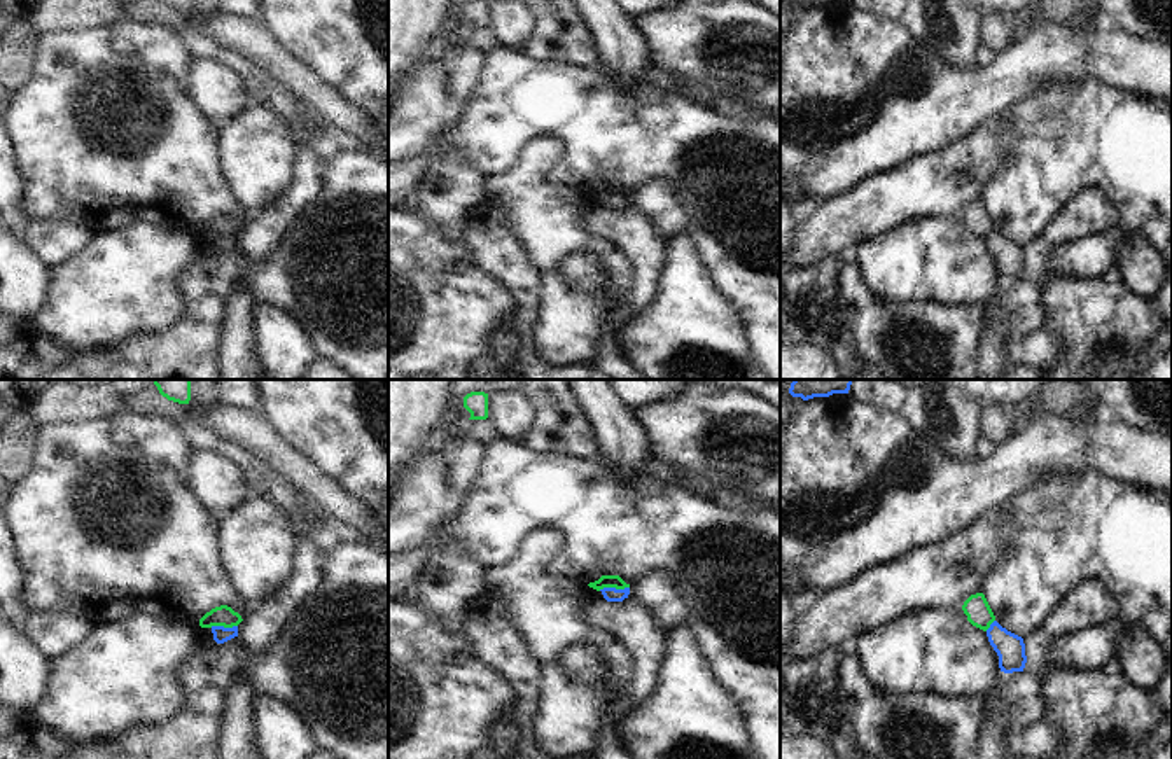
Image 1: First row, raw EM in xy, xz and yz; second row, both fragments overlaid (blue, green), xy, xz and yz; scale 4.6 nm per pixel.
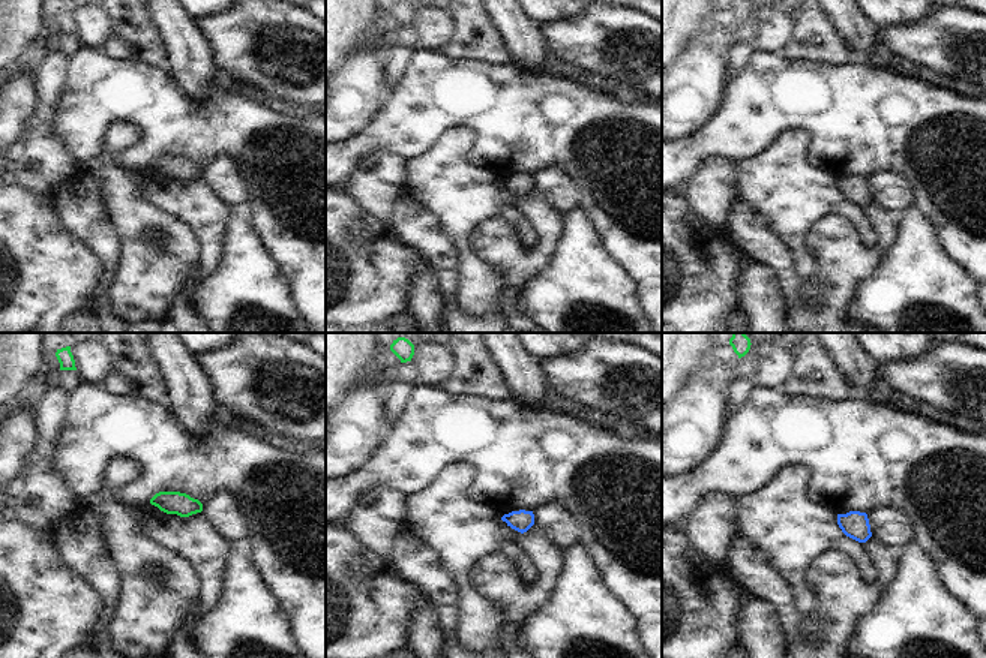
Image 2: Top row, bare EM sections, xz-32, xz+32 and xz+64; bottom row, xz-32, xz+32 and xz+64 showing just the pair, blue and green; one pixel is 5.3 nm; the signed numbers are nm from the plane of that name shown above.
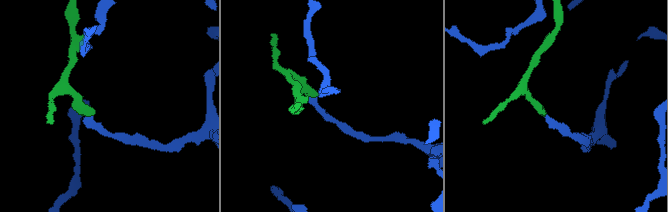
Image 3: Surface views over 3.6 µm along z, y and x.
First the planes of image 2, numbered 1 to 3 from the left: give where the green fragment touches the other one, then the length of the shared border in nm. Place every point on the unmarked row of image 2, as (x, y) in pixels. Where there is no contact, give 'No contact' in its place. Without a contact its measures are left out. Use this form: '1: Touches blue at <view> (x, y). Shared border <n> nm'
1: No contact
2: No contact
3: No contact.

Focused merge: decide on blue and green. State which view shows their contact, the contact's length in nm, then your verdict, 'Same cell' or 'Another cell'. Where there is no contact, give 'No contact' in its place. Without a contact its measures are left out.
Touches blue in xz. Shared border 140 nm. Another cell.

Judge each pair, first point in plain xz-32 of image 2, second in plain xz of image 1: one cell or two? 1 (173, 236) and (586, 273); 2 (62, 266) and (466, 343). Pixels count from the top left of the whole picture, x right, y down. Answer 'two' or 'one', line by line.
1: two
2: one

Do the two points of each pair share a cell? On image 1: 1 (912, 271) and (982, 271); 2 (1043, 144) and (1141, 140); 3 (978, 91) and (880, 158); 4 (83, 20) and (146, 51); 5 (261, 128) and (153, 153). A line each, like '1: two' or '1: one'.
1: one
2: one
3: one
4: two
5: two

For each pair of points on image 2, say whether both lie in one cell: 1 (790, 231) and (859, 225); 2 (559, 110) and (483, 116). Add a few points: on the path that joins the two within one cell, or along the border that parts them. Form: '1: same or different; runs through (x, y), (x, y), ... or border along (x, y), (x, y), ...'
1: same; runs through (808, 213), (814, 207), (842, 207)
2: same; runs through (541, 116), (502, 116)

